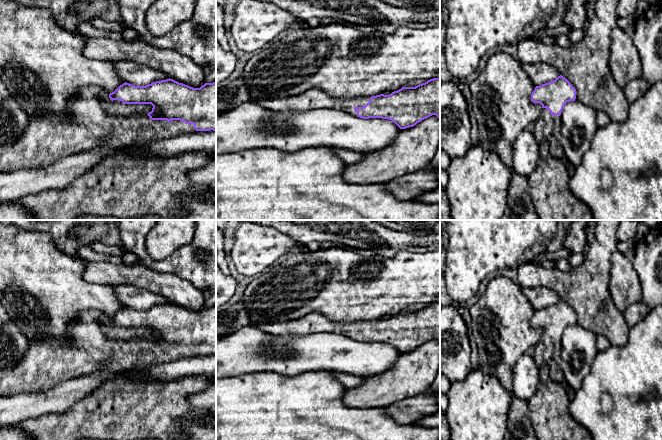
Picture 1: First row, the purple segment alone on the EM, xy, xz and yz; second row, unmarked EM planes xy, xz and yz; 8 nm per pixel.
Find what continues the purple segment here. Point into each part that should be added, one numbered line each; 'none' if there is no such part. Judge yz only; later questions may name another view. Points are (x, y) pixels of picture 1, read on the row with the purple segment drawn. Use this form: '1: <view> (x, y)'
1: yz (547, 127)

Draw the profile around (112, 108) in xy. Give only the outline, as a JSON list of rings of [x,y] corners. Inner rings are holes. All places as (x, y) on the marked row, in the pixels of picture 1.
[[[102,101],[105,111],[115,116],[132,116],[134,114],[148,114],[152,111],[151,104],[123,104],[114,103],[112,101]]]

